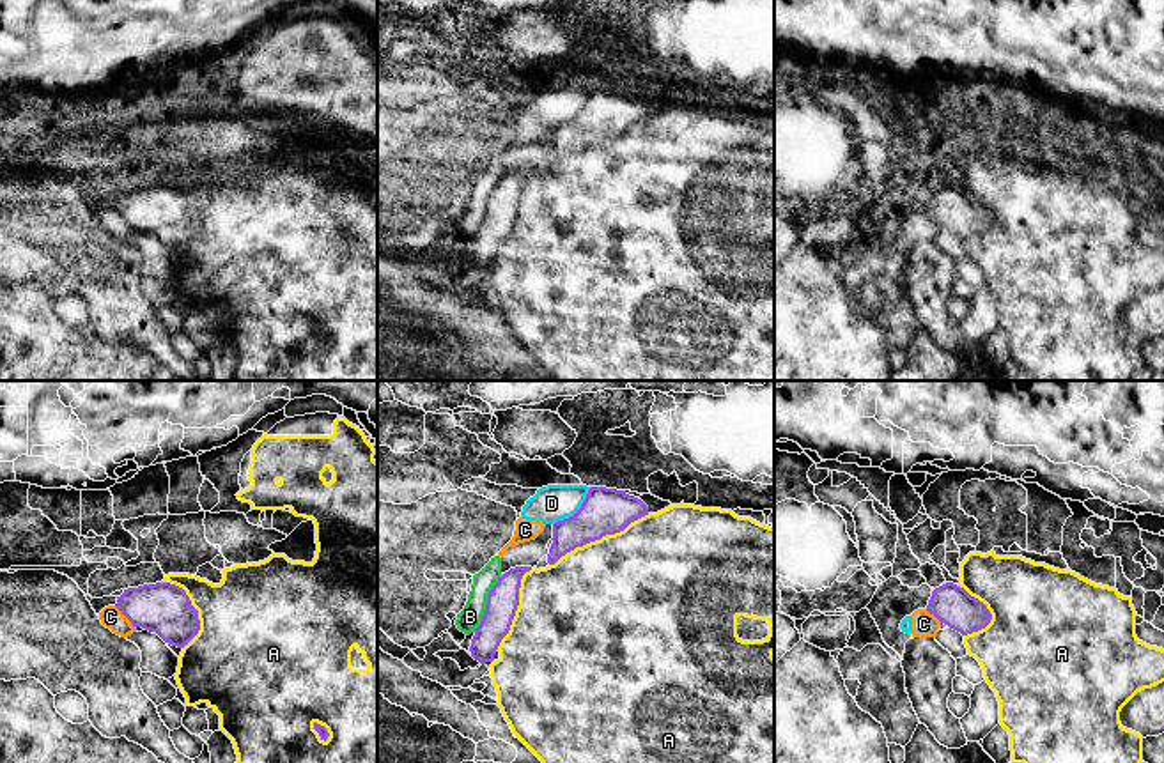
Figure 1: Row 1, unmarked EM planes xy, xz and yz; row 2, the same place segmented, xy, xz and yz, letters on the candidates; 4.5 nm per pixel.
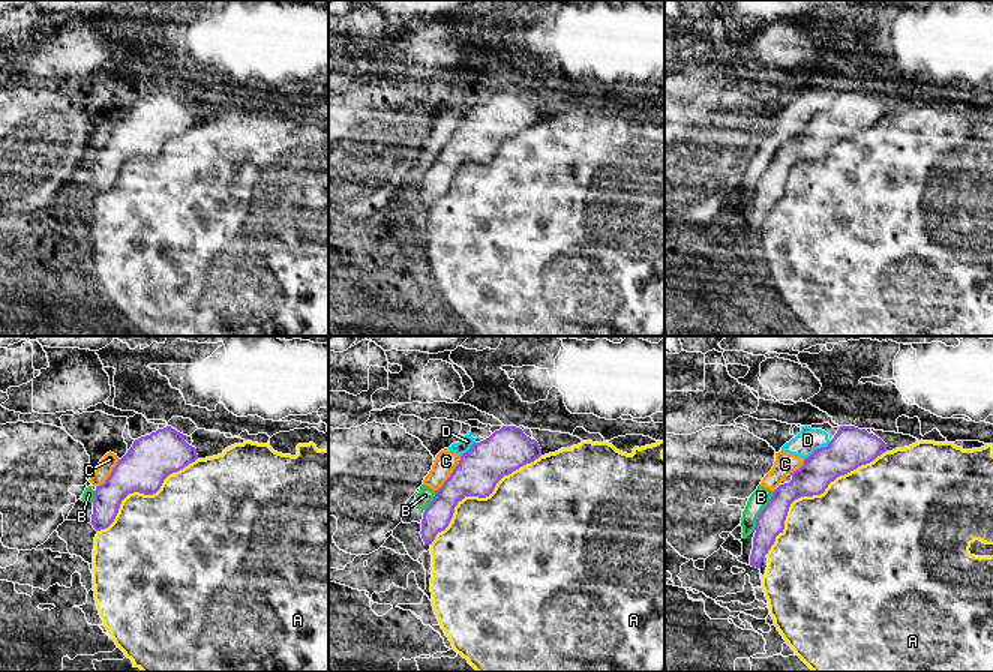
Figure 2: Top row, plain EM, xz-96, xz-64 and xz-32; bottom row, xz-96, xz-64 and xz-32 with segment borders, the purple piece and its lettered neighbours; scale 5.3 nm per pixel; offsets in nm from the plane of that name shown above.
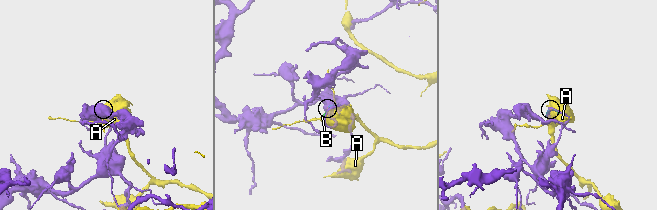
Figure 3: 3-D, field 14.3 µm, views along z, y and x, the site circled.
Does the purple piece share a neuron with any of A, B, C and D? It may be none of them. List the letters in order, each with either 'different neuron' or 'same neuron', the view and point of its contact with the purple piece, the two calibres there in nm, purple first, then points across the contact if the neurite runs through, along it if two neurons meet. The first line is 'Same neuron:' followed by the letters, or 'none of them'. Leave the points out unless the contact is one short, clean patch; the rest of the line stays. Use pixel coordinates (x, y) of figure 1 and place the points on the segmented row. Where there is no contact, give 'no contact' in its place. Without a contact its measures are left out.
Same neuron: none of them
A: different neuron | xz (599, 539) | 200/500 nm
B: different neuron | xz (486, 604) | 140/100 nm
C: different neuron | xy (124, 615) | 240/100 nm | along xy (114, 606), (135, 627)
D: different neuron | xz (578, 510) | 200/170 nm

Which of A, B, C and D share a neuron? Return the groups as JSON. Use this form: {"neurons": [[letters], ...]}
{"neurons": [["A"], ["B", "C", "D"]]}

